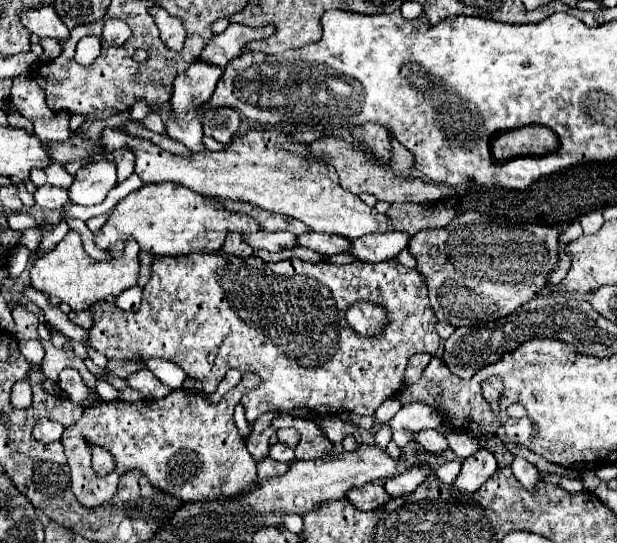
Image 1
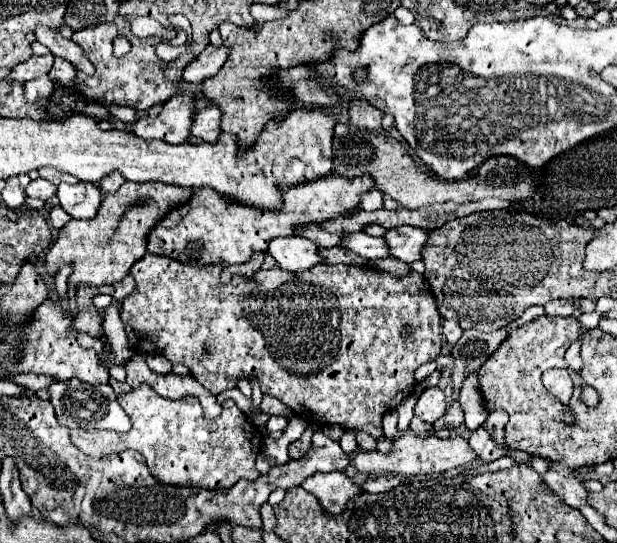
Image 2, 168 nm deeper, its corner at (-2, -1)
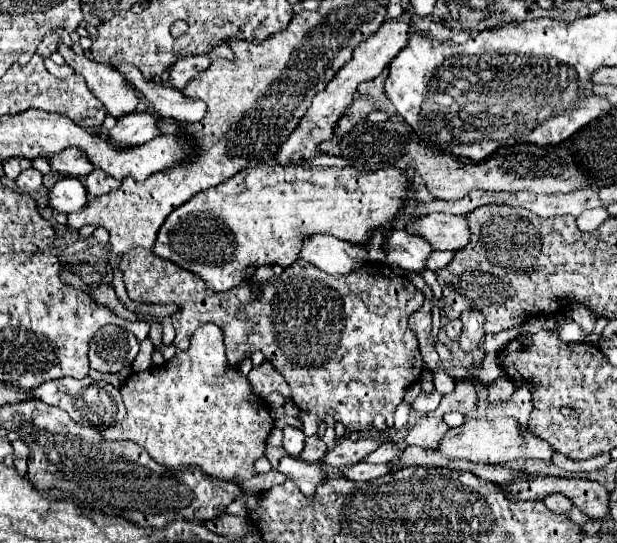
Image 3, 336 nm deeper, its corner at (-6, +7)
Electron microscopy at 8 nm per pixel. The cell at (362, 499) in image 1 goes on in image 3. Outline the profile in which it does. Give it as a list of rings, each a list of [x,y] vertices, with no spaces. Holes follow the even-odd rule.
[[[293,456],[281,458],[277,470],[283,472],[289,480],[293,480],[293,482],[301,488],[301,492],[303,492],[305,496],[315,496],[317,486],[319,486],[323,480],[327,480],[327,474],[325,474],[325,470],[321,468],[321,464],[307,464],[305,460],[293,458]]]

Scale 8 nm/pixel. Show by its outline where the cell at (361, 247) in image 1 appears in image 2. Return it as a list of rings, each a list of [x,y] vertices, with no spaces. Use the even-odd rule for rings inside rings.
[[[403,226],[393,228],[385,234],[387,246],[391,248],[391,256],[399,258],[407,264],[421,260],[421,250],[429,238],[429,232],[417,226]]]

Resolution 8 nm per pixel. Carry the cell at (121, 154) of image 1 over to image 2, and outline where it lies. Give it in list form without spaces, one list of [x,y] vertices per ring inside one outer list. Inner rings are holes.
[[[111,172],[111,176],[105,176],[99,182],[99,188],[103,194],[109,194],[109,192],[115,192],[121,184],[123,184],[123,176],[119,176],[119,172]]]

